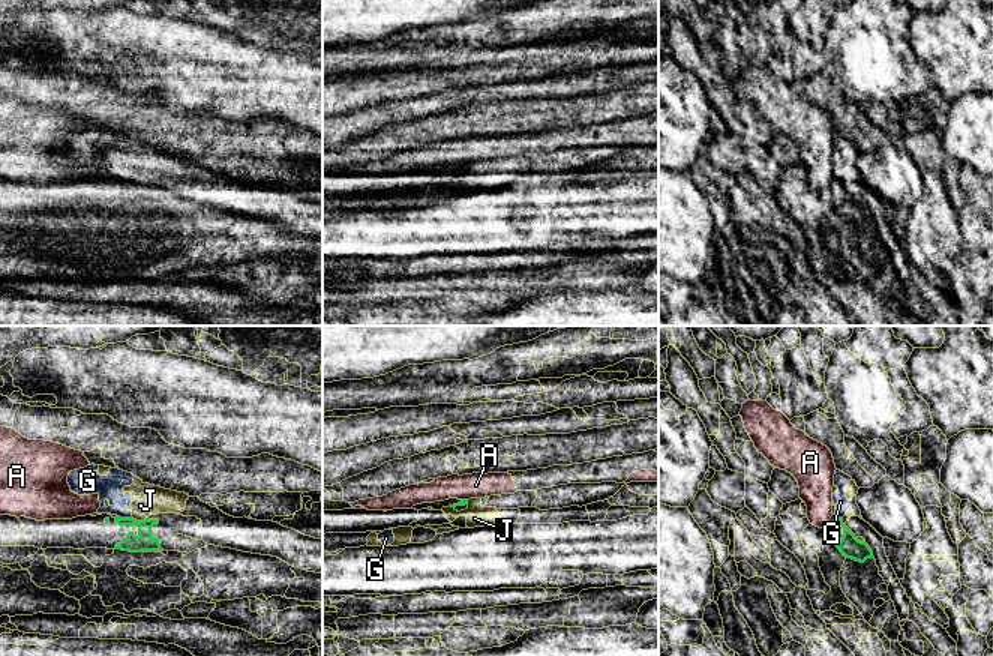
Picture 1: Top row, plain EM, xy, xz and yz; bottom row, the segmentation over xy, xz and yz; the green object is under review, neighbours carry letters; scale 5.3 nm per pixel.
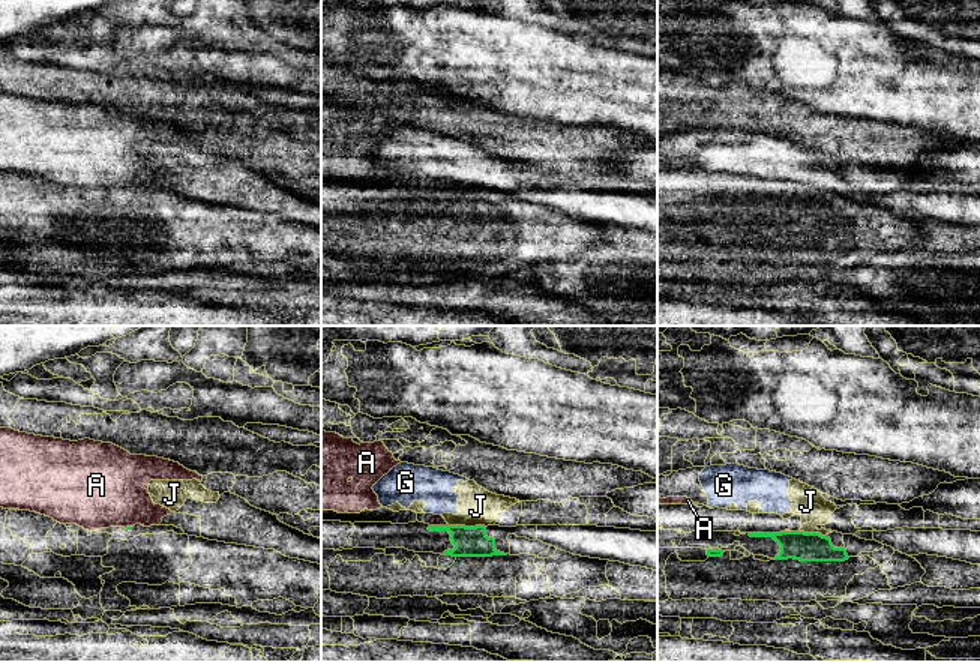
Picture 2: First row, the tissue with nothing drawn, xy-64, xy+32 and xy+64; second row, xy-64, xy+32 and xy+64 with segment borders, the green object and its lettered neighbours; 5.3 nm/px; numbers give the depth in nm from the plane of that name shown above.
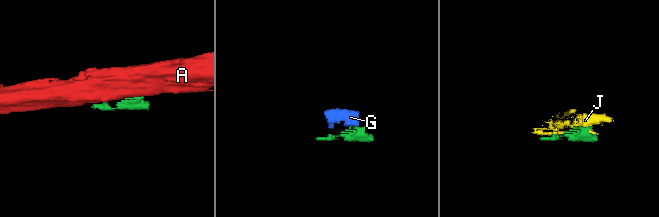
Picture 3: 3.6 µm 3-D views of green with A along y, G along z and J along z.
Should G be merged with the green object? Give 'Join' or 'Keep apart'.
Keep apart

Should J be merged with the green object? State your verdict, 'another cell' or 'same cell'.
another cell

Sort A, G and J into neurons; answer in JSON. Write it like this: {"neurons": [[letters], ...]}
{"neurons": [["A"], ["G", "J"]]}

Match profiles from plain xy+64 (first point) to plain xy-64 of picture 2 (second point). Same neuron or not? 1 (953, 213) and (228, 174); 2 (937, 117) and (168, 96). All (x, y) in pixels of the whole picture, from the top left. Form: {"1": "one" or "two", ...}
{"1": "one", "2": "two"}

